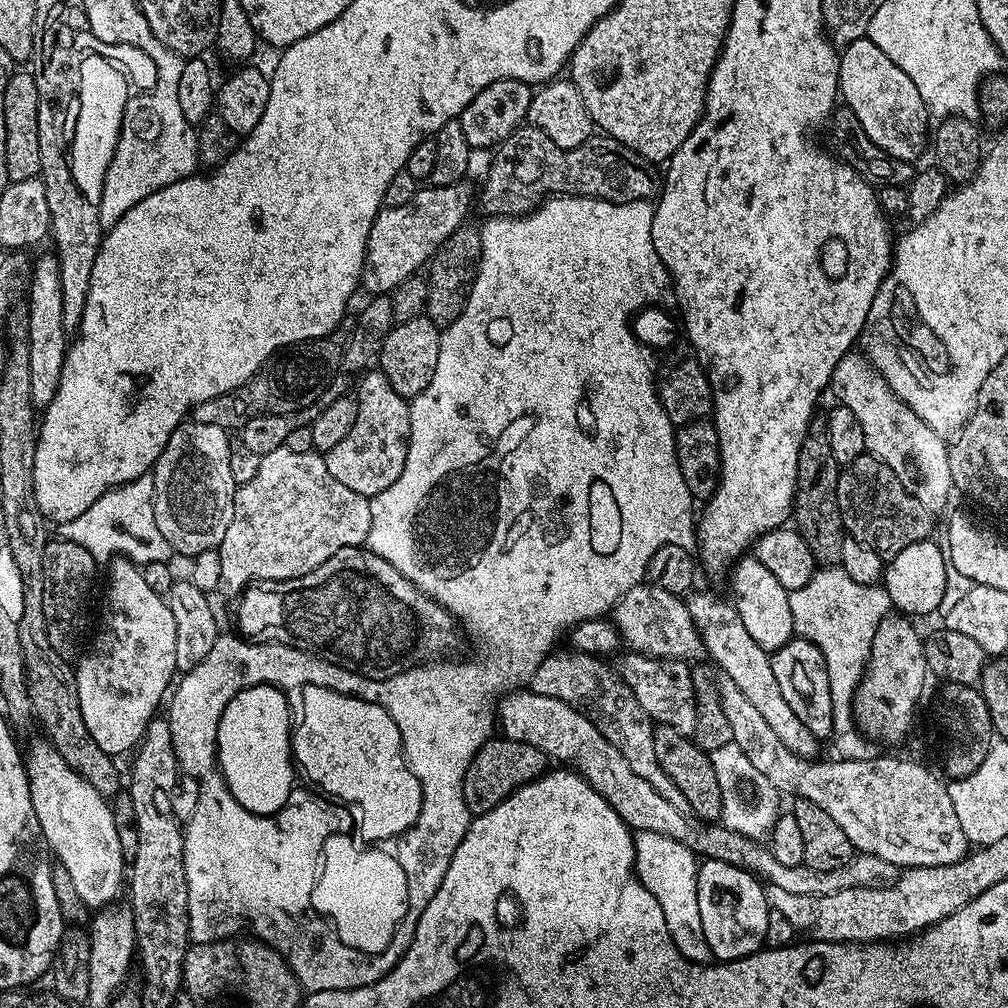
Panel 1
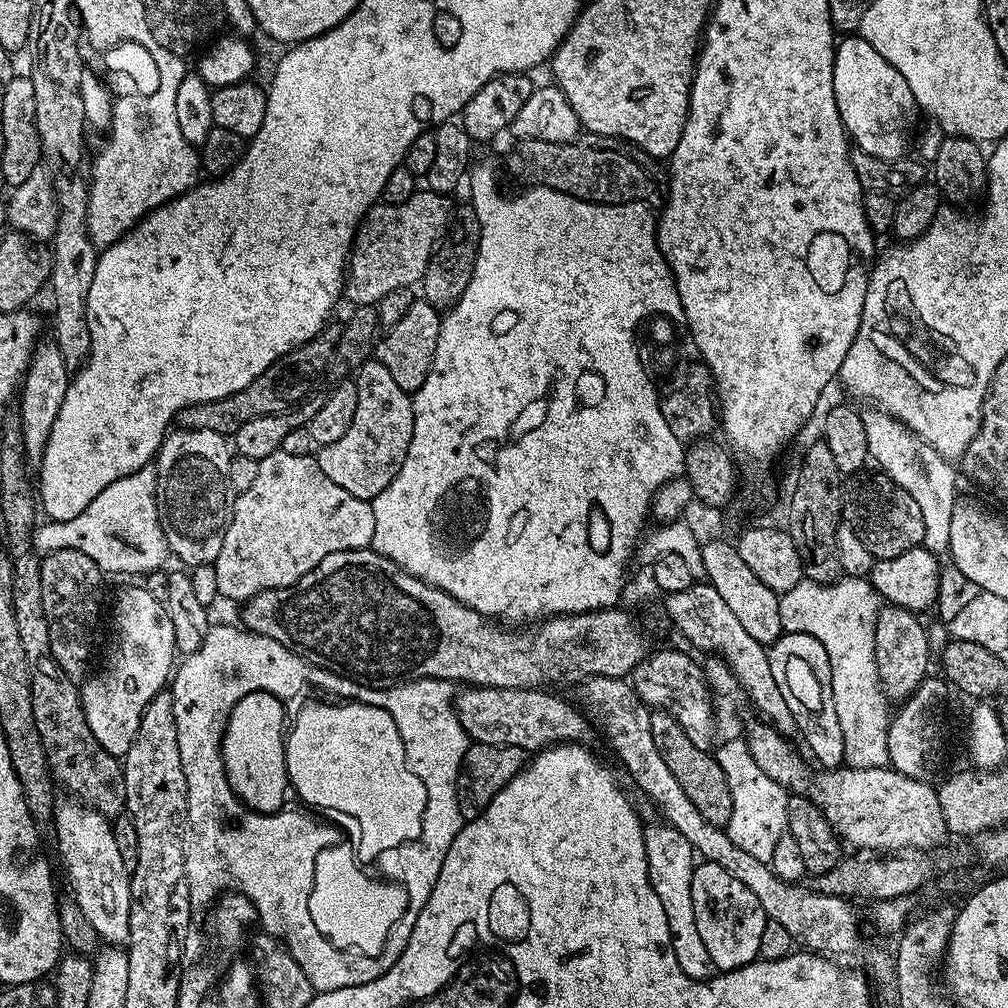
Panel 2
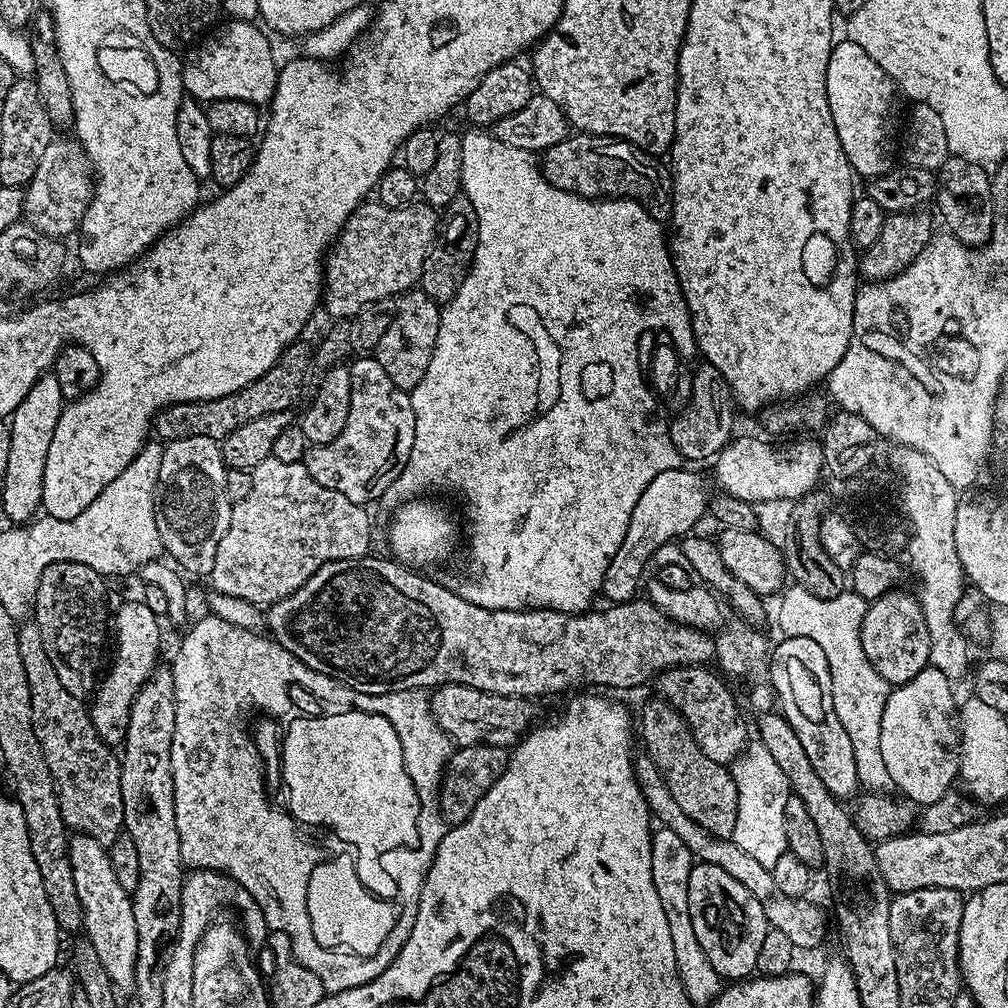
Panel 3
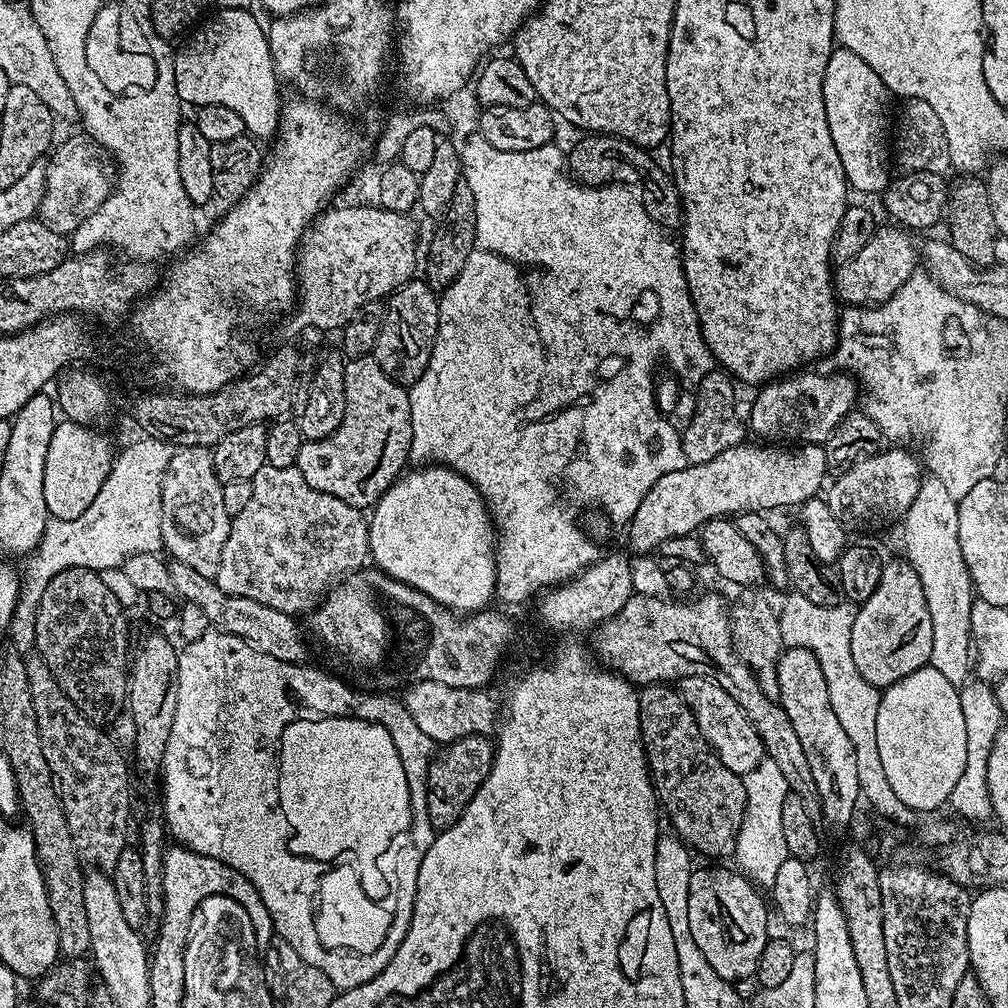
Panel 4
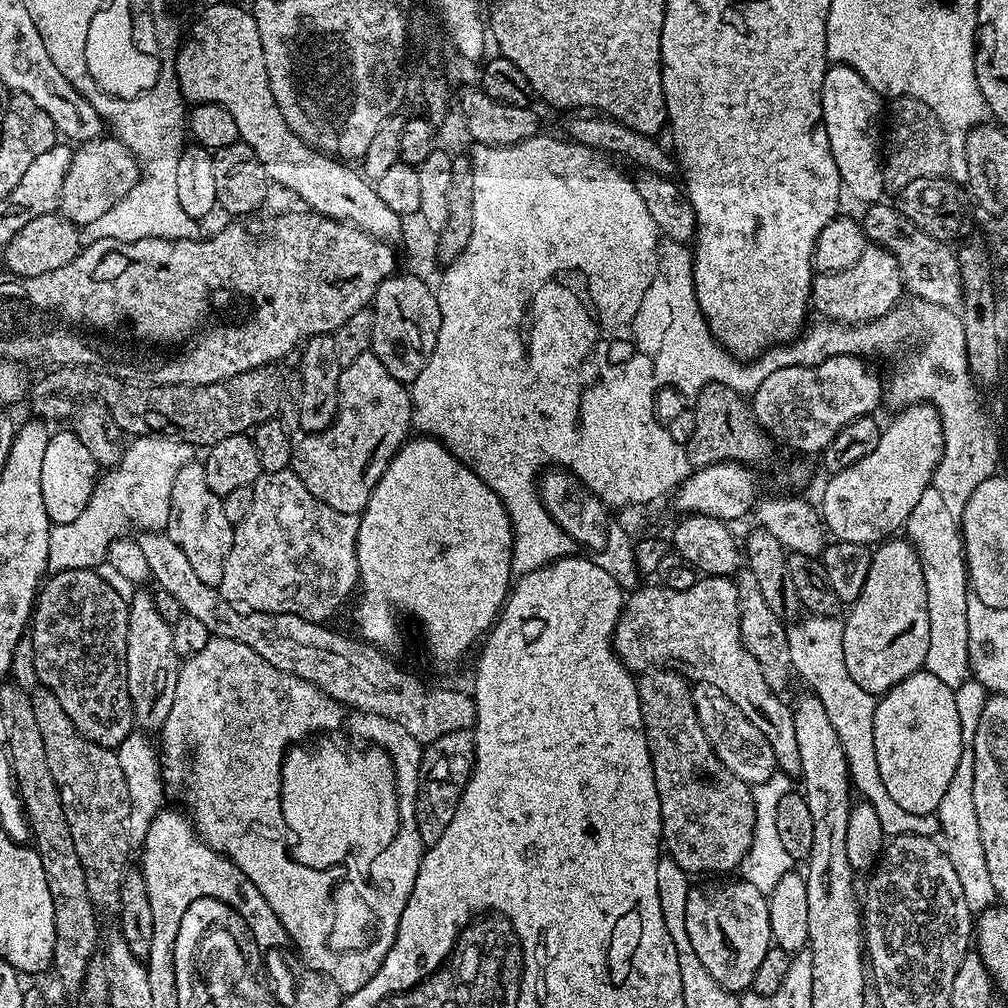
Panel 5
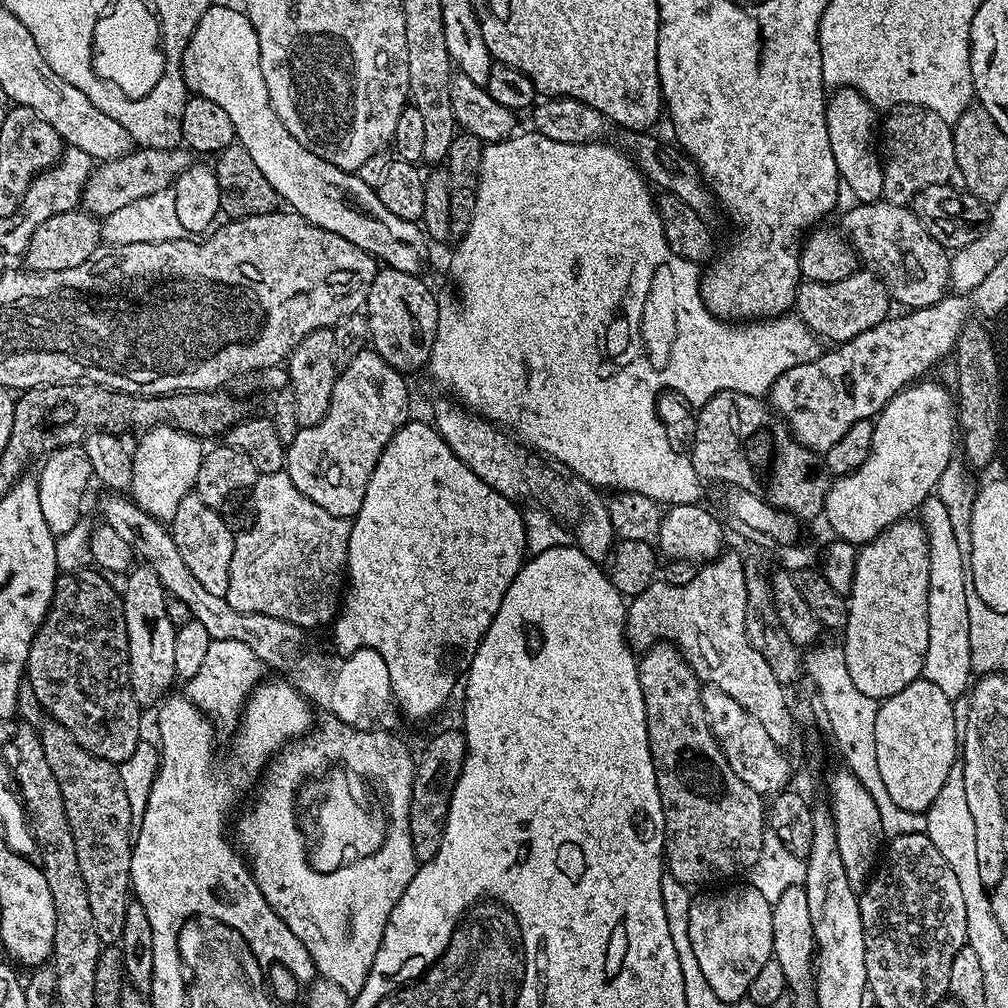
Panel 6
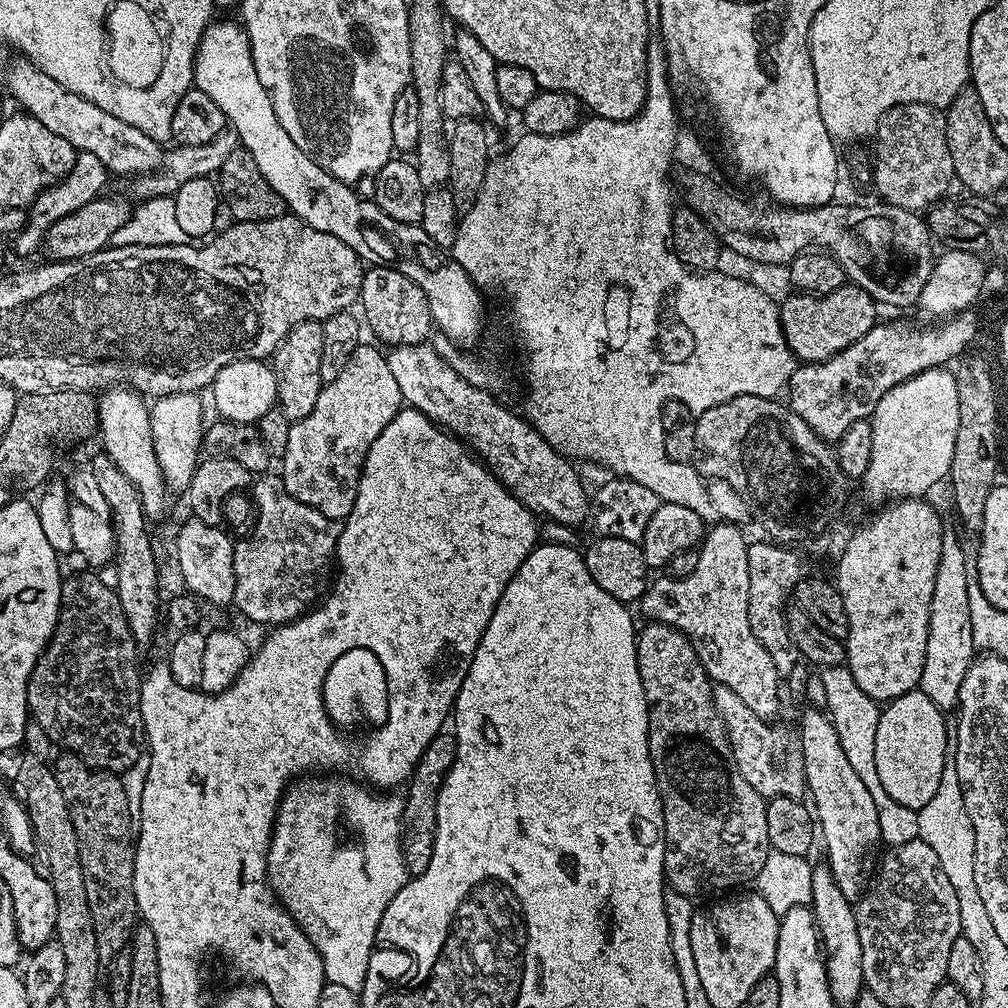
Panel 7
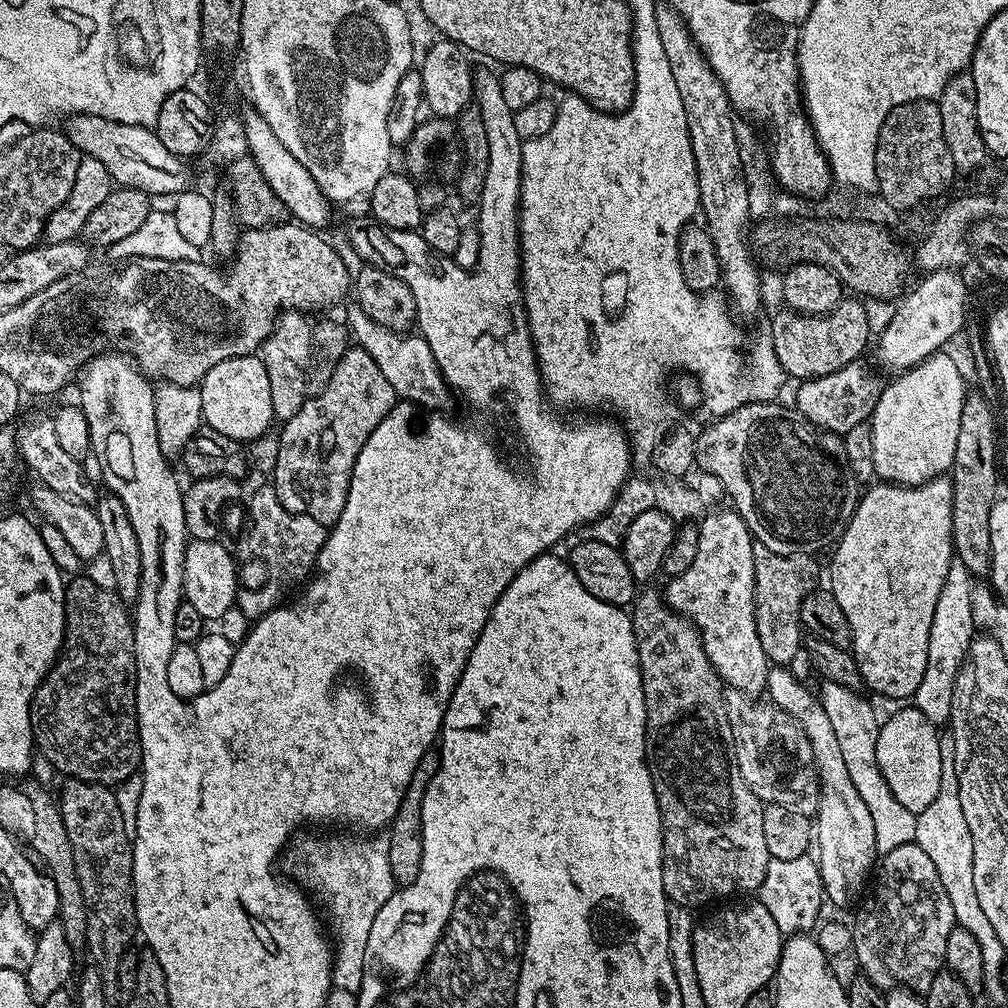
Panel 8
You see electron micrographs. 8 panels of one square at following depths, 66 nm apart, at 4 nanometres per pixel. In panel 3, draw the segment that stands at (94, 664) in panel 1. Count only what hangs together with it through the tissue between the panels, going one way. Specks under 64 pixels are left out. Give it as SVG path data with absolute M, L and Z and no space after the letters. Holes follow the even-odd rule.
M142 600L124 604L117 614L116 612L114 614L116 654L108 676L106 674L101 679L93 695L91 701L93 704L90 704L89 709L95 730L109 746L118 746L123 743L133 700L158 666L158 652L162 640L160 624L160 618Z

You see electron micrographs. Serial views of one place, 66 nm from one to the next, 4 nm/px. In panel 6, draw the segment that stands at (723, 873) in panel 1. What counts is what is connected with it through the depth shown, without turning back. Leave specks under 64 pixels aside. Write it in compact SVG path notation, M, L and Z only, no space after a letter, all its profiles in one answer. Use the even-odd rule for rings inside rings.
M751 886L728 888L709 896L693 895L688 927L690 946L694 946L698 966L706 982L710 982L710 990L729 1006L736 1006L747 997L750 982L754 982L758 970L773 959L772 906L772 902Z

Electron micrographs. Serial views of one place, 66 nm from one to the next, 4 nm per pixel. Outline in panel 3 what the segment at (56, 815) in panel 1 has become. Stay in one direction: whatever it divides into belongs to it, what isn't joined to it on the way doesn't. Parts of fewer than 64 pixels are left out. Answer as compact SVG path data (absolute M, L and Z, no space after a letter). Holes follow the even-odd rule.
M76 834L68 841L68 853L70 854L70 866L74 870L74 887L78 890L78 898L82 902L84 911L84 927L86 938L98 950L98 958L102 966L106 966L106 974L110 974L113 985L121 993L131 993L136 983L136 959L138 958L138 930L134 926L134 910L132 898L127 890L118 882L114 874L114 866L110 864L108 849L101 841L87 834Z

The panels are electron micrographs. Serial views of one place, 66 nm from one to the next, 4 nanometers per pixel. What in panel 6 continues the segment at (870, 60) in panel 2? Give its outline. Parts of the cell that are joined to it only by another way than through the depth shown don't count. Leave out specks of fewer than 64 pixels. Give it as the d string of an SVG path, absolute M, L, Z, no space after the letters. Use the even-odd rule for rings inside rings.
M837 88L827 97L826 126L830 134L830 150L834 150L834 162L843 187L852 191L852 200L861 204L873 204L881 199L884 165L878 151L877 109L858 90Z

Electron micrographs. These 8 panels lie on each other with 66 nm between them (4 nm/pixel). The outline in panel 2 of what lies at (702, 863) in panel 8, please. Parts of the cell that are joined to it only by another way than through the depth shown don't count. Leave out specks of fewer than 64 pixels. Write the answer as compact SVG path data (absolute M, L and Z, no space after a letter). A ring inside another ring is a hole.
M652 712L650 731L654 734L654 746L658 746L658 754L662 754L670 774L678 778L683 793L686 794L686 798L690 798L698 814L702 814L706 822L724 828L730 822L731 816L730 786L715 755L711 751L698 750L698 746L694 746L694 742L686 738L682 726L678 726L678 722L674 722L674 718L665 712Z

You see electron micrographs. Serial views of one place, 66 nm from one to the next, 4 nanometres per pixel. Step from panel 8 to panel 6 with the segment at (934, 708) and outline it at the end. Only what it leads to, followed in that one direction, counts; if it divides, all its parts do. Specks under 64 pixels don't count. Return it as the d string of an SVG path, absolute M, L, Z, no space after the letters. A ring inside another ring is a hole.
M933 494L920 505L918 519L924 525L930 550L930 586L928 587L928 645L923 679L938 686L952 701L963 697L974 680L970 662L970 610L966 606L966 586L970 569L954 542L954 529L946 506Z

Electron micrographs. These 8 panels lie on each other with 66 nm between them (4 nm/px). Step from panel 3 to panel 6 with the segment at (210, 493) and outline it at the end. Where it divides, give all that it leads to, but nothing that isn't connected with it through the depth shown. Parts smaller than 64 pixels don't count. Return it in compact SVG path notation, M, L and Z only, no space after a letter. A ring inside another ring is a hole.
M186 495L170 522L170 531L174 546L178 546L178 554L182 554L182 562L190 566L190 574L194 574L194 578L198 578L198 583L205 590L210 590L210 594L224 597L230 586L230 558L234 554L236 536L220 514L217 509L206 506L200 496Z

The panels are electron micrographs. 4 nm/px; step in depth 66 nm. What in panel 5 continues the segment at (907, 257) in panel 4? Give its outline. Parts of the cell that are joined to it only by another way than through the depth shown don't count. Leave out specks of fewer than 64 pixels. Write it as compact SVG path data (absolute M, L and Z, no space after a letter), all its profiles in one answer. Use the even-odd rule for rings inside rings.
M869 246L862 258L850 266L850 270L826 272L817 275L812 282L811 307L821 312L823 319L835 322L840 326L865 324L871 320L882 318L901 303L906 289L900 277L900 267L886 249Z

